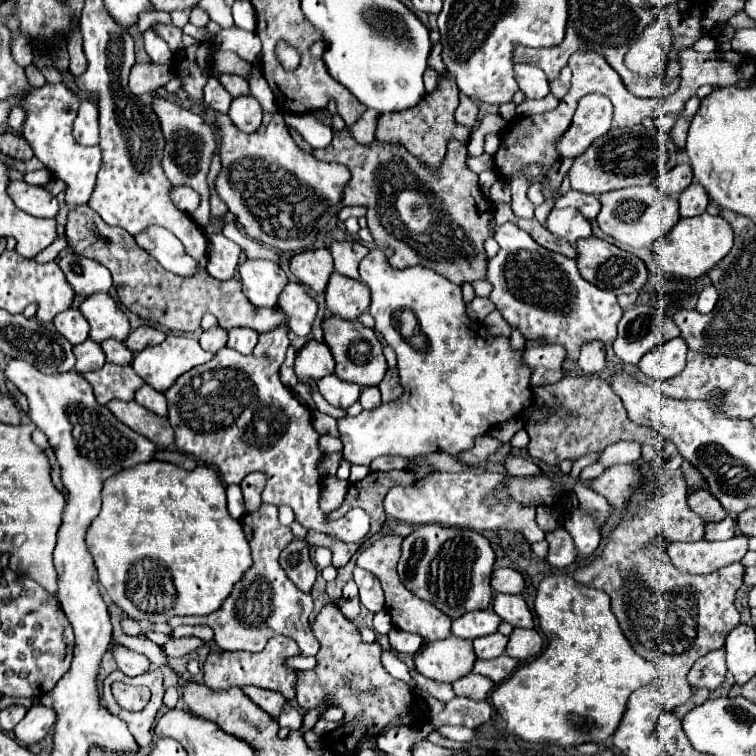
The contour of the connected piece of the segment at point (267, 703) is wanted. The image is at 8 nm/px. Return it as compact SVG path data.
M246 685L242 687L242 691L258 705L262 707L268 715L272 717L278 717L282 705L286 703L286 699L282 697L282 693L278 691L270 691L270 689L260 689L260 687L254 687L254 685Z

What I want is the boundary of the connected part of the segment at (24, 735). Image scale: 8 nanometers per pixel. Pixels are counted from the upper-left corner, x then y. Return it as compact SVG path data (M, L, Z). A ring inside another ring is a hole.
M36 703L28 709L24 719L14 727L16 739L20 739L24 745L38 743L46 737L54 721L56 721L56 711L52 707L44 707L42 703Z

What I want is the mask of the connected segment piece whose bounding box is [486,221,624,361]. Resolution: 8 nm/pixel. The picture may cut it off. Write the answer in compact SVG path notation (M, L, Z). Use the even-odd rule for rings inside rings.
M510 221L496 229L494 239L498 241L500 251L486 263L486 281L490 281L494 287L490 293L490 301L496 305L496 309L502 313L512 329L518 329L526 341L540 339L544 345L562 345L566 349L566 361L578 361L580 349L588 341L600 341L604 345L614 343L616 325L622 319L624 309L620 307L612 291L598 289L596 285L582 279L574 259L542 249L526 231L514 227L514 223Z

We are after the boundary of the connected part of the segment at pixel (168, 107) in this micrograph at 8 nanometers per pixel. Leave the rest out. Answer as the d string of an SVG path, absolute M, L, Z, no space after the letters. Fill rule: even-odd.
M162 97L152 99L152 107L158 113L158 119L162 121L162 131L166 137L166 149L164 149L164 159L162 167L166 177L170 177L172 185L188 185L194 191L200 193L200 209L192 213L194 219L198 219L202 225L210 223L210 207L208 207L208 185L206 185L206 173L210 167L210 159L216 153L216 137L212 127L196 113L182 109L178 103Z

